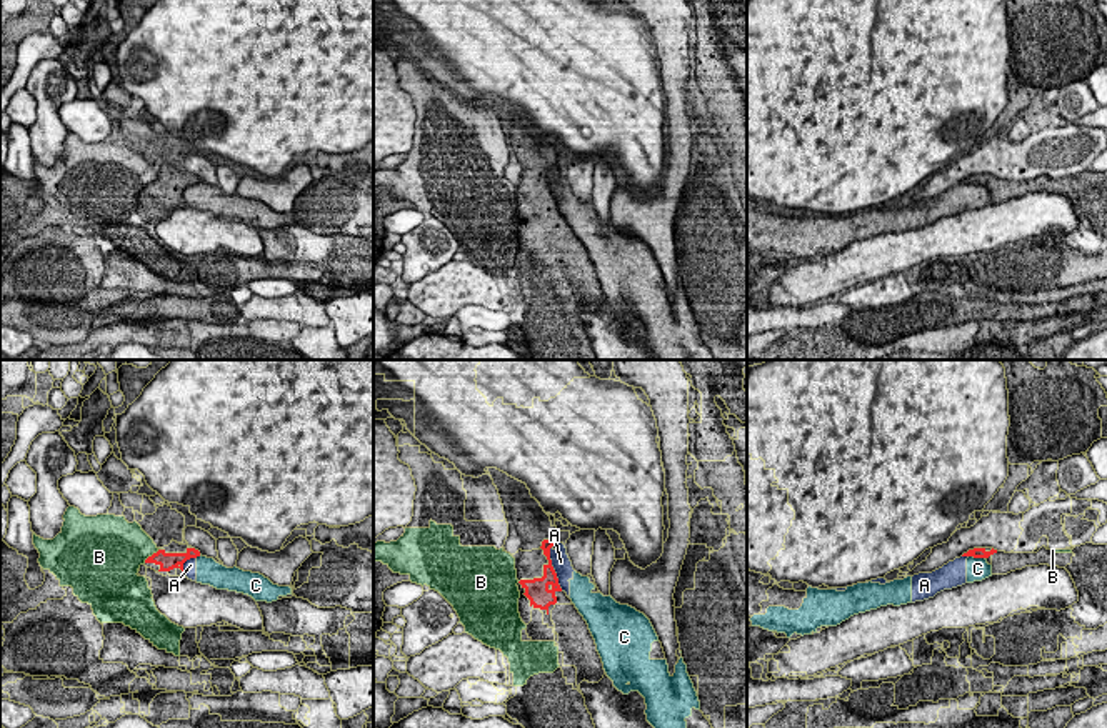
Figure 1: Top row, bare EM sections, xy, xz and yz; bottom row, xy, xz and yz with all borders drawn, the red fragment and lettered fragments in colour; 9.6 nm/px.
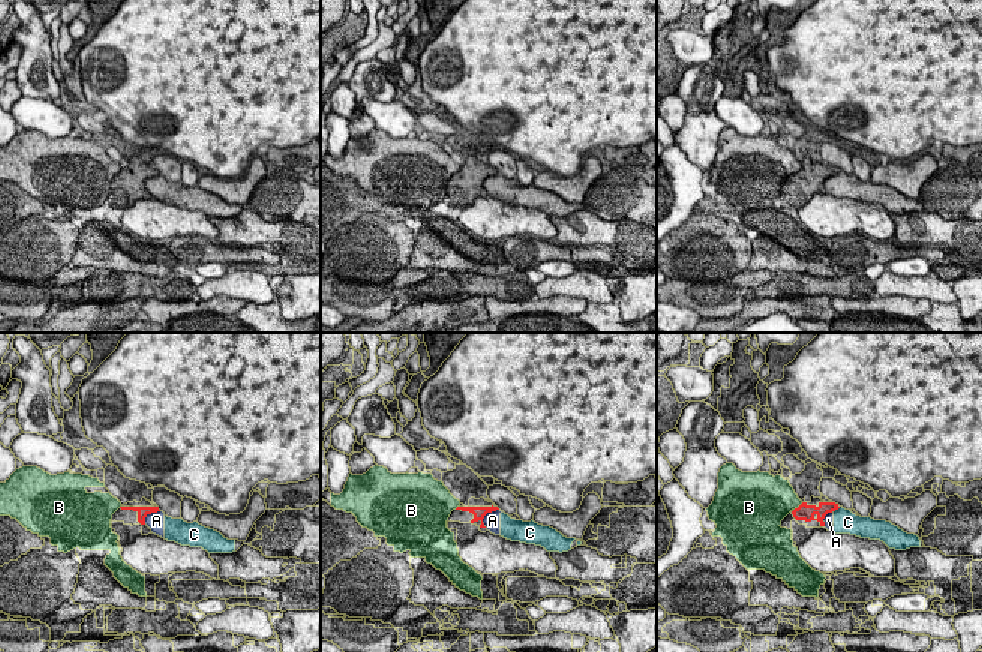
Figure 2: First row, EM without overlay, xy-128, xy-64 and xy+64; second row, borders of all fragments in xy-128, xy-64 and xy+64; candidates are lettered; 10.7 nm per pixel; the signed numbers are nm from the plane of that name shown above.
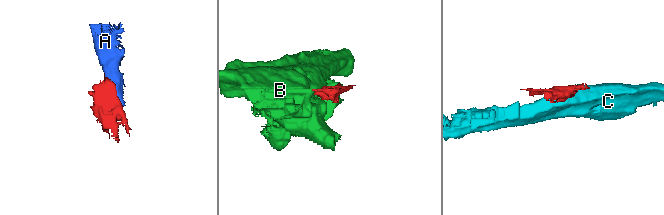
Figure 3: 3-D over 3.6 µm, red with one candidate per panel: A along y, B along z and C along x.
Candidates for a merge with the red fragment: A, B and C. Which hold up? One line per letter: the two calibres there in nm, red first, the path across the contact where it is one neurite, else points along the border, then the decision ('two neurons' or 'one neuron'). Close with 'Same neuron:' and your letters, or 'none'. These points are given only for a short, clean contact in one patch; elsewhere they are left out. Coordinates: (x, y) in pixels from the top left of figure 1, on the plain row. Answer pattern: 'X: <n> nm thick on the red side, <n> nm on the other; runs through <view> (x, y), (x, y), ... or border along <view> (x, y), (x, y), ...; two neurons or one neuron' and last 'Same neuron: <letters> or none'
A: 220 nm thick on the red side, 190 nm on the other; two neurons
B: 170 nm thick on the red side, 400 nm on the other; two neurons
C: 100 nm thick on the red side, 220 nm on the other; border along yz (969, 182), (984, 185); two neurons
Same neuron: none

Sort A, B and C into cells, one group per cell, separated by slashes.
A C / B

